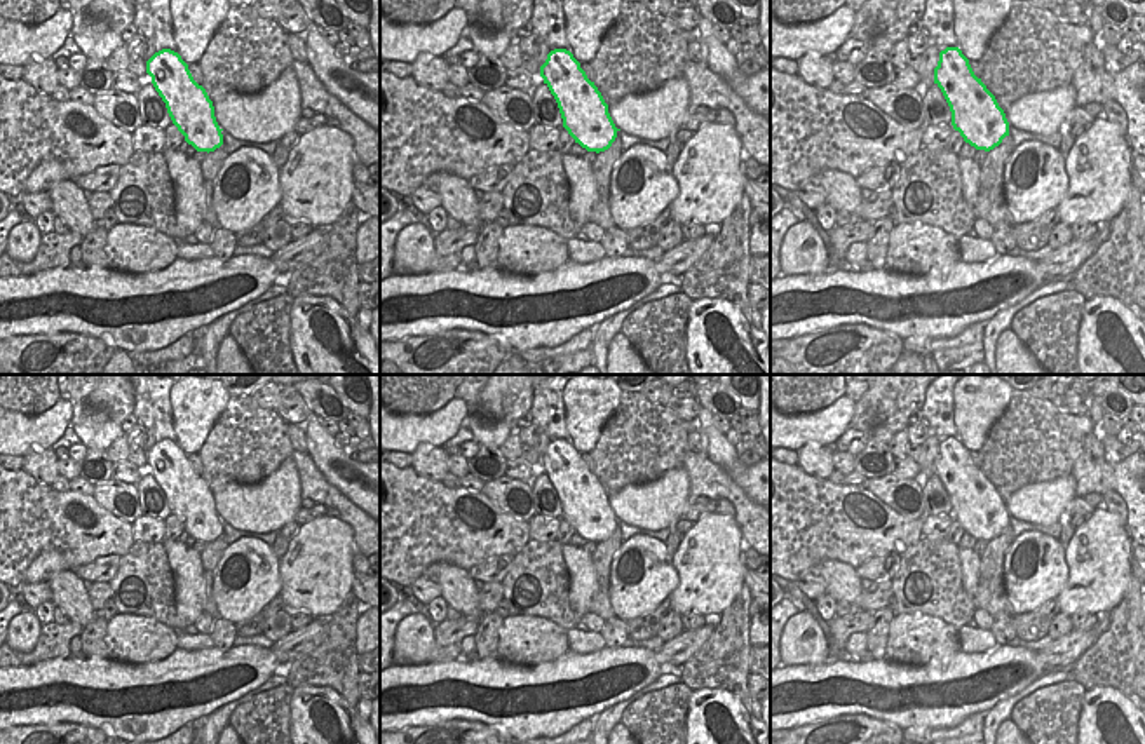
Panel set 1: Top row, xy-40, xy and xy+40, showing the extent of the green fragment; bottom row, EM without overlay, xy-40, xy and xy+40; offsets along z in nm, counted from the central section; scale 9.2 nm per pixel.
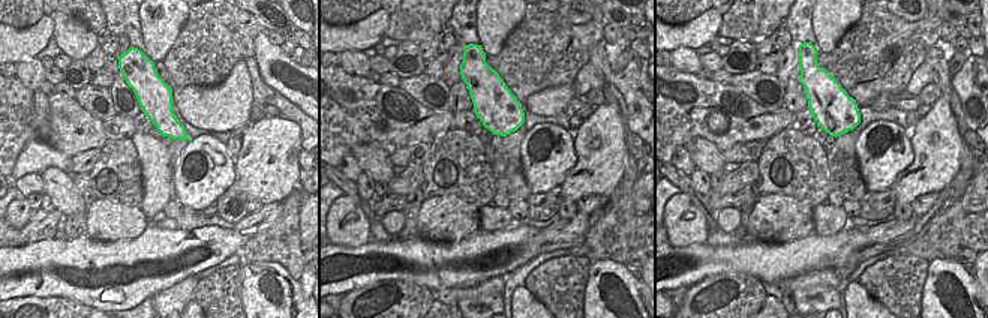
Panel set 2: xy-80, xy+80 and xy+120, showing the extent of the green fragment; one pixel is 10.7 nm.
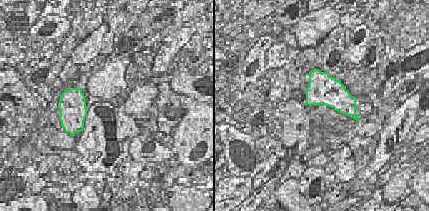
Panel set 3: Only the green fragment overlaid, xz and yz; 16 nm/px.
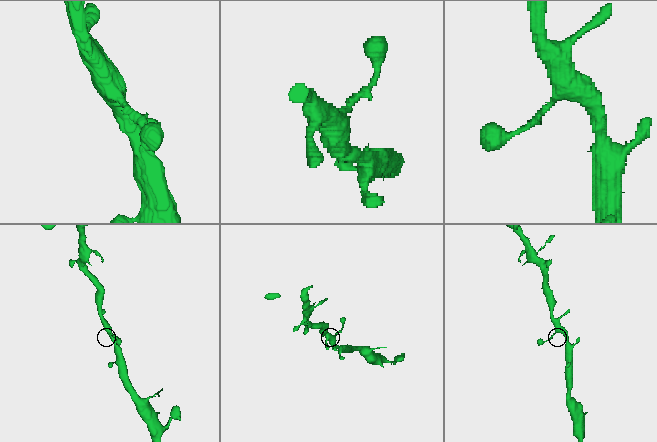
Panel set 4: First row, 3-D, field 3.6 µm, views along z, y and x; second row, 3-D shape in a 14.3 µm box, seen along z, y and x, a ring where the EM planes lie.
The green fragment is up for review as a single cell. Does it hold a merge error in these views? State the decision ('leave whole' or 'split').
leave whole

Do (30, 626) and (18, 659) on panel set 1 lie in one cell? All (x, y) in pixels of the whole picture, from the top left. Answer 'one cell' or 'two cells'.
two cells

